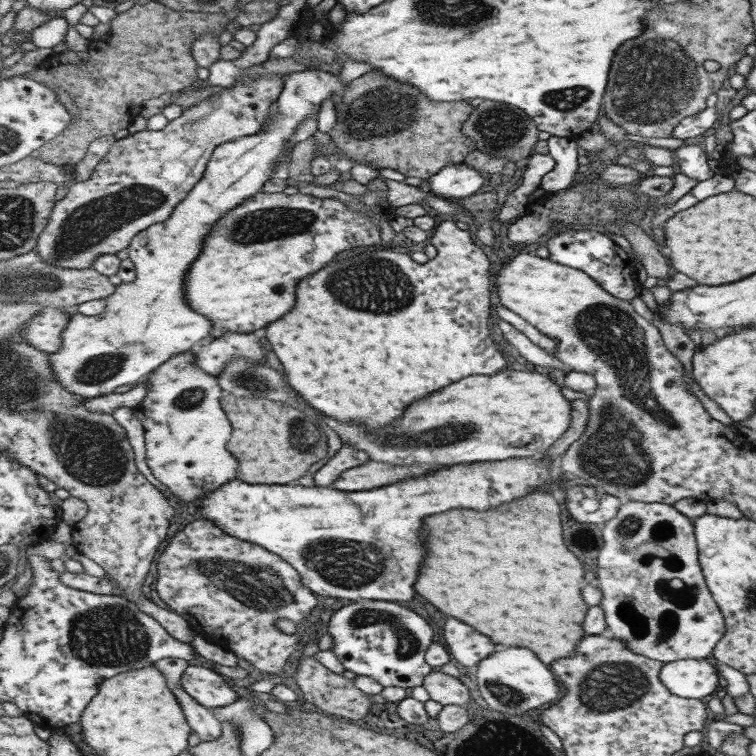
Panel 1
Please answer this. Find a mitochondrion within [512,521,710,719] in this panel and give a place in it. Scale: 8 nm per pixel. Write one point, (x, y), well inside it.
(610, 686)

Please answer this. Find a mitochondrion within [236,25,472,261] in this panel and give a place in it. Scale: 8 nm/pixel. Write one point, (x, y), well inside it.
(377, 113)

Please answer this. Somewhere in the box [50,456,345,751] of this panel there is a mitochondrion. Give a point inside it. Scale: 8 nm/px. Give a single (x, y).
(107, 637)

